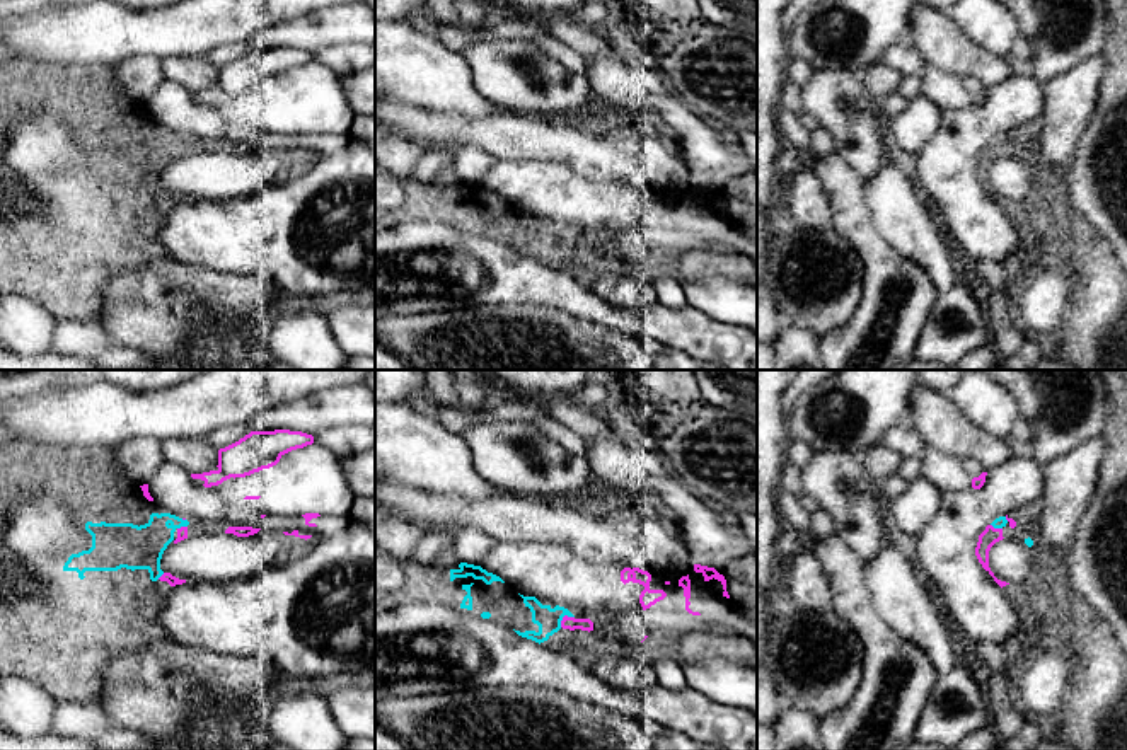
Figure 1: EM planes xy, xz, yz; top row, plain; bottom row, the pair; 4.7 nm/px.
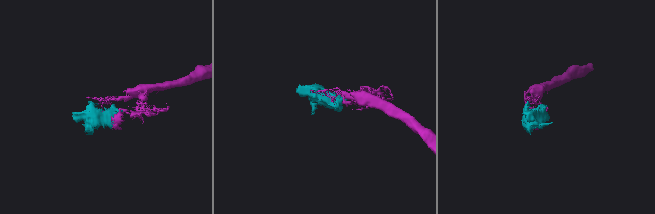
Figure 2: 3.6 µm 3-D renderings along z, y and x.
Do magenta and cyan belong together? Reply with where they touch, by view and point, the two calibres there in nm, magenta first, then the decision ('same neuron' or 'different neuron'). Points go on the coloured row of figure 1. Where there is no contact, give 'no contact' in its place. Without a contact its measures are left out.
xz (563, 617) | 60/120 nm | different neuron

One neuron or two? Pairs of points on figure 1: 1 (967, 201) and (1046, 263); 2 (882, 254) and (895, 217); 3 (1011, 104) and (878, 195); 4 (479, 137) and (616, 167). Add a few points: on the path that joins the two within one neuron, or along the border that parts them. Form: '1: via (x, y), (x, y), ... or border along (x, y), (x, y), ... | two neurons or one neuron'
1: border along (1020, 246), (1015, 254) | two neurons
2: border along (866, 207), (875, 230), (897, 253), (919, 265) | two neurons
3: border along (885, 162), (892, 164), (926, 203) | two neurons
4: via (514, 137), (568, 144), (582, 150) | one neuron

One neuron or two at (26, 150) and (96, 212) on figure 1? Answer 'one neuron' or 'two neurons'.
two neurons

